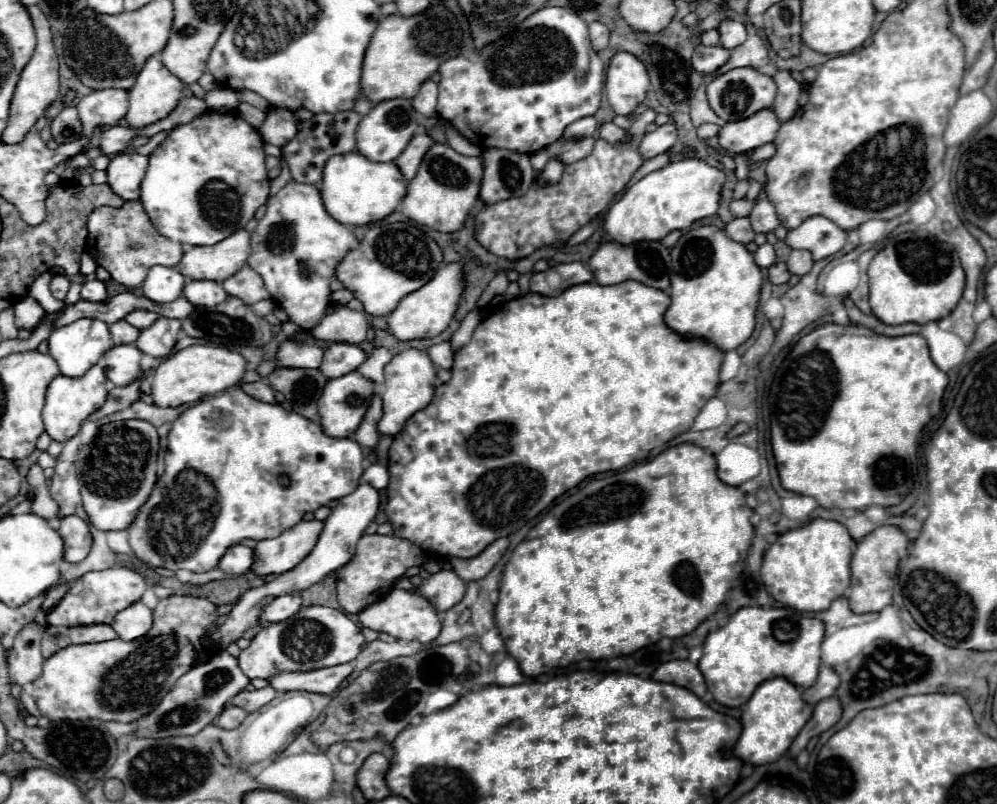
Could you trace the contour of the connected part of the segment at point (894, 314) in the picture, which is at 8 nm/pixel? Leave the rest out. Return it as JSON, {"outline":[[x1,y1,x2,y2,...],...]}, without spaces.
{"outline":[[900,233,890,239,888,245,872,259,868,267,870,279,870,307,872,313,886,325,902,325,902,323,918,323,926,325,930,321,944,319,952,313,956,303,964,291,964,271,956,251,938,239,920,239,914,233]]}

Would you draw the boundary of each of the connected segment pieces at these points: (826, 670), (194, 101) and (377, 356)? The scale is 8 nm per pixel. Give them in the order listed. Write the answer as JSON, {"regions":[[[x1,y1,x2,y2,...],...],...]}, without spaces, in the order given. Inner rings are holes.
{"regions":[[[822,665,816,683,802,691,802,699,806,699,806,703,810,703,810,707,814,707,818,701,832,697,836,693,838,685,840,685,840,677,834,673,834,669]],[[184,97,184,99,180,99,178,107,176,107,168,117,164,117,164,119,148,125,142,133,148,135,148,137,152,137,152,135,156,135,158,131,168,131,168,129,174,129,174,127,178,127,178,125,190,123,192,119,196,119,198,115,202,115,206,109,208,109,208,107,206,107,204,99]],[[374,347,368,357,366,363,362,363,362,367,358,367,358,371,368,377,374,383,382,383,384,381,384,365,392,359,392,351,386,347]]]}

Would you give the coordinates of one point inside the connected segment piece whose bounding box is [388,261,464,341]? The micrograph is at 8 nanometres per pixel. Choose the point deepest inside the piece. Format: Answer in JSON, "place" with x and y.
{"place":[427,312]}

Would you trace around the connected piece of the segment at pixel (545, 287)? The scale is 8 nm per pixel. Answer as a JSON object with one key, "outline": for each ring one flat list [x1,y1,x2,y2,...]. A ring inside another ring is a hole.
{"outline":[[560,263,544,273,534,273,530,279,530,291,544,297,556,297,564,289,592,281,592,273,584,263]]}

